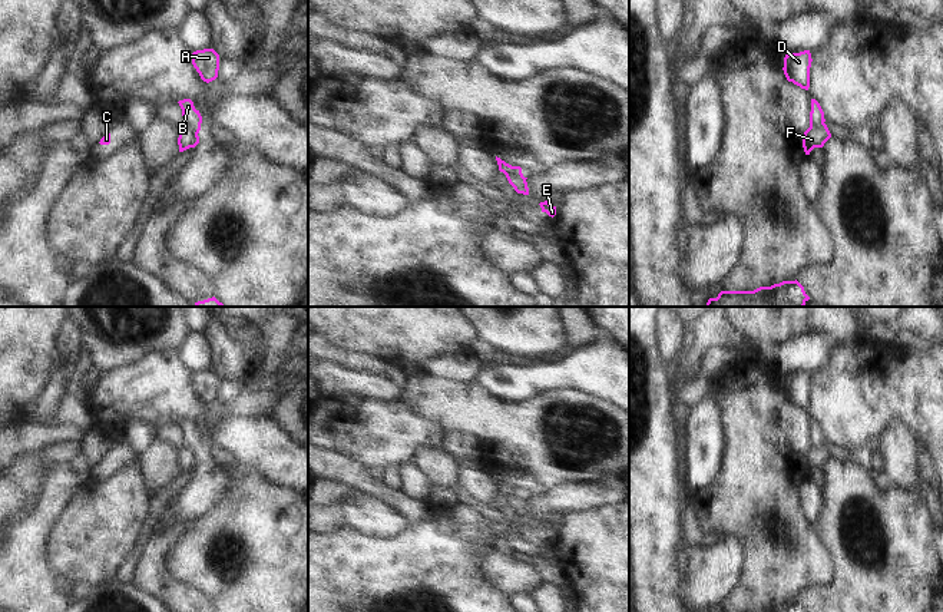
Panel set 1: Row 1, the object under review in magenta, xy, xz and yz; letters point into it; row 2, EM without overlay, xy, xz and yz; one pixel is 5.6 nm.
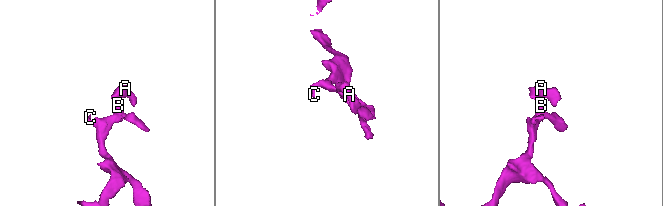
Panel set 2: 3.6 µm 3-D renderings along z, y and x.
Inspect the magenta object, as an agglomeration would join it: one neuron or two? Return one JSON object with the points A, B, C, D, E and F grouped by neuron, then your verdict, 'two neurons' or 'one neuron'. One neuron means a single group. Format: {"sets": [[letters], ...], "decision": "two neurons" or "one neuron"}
{"sets": [["A", "B", "D"], ["C", "E", "F"]], "decision": "two neurons"}

